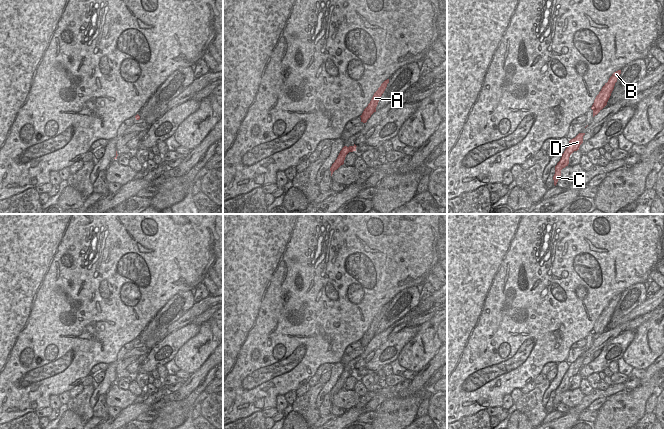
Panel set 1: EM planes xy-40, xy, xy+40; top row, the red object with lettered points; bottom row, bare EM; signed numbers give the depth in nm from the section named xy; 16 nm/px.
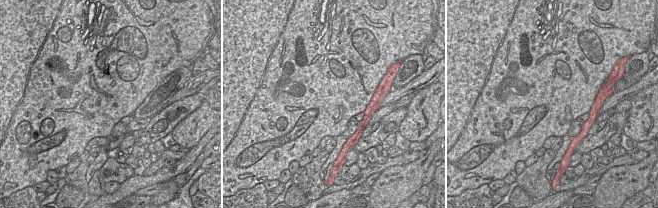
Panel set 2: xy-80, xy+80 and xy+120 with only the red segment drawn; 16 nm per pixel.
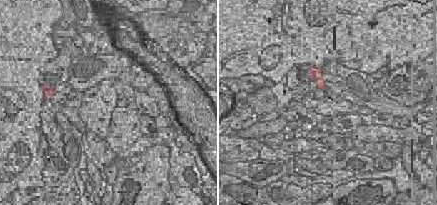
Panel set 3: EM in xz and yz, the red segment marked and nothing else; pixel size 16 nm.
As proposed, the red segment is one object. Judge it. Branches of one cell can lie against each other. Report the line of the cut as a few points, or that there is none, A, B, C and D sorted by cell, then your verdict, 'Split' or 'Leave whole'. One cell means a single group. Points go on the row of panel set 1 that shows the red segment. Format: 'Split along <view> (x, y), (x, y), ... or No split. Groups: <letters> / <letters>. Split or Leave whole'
No split. Groups: A B C D. Leave whole

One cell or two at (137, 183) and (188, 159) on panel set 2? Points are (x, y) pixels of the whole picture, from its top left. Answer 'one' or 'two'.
one

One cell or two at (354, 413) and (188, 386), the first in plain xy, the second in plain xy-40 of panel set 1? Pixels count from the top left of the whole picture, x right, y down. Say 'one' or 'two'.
one

